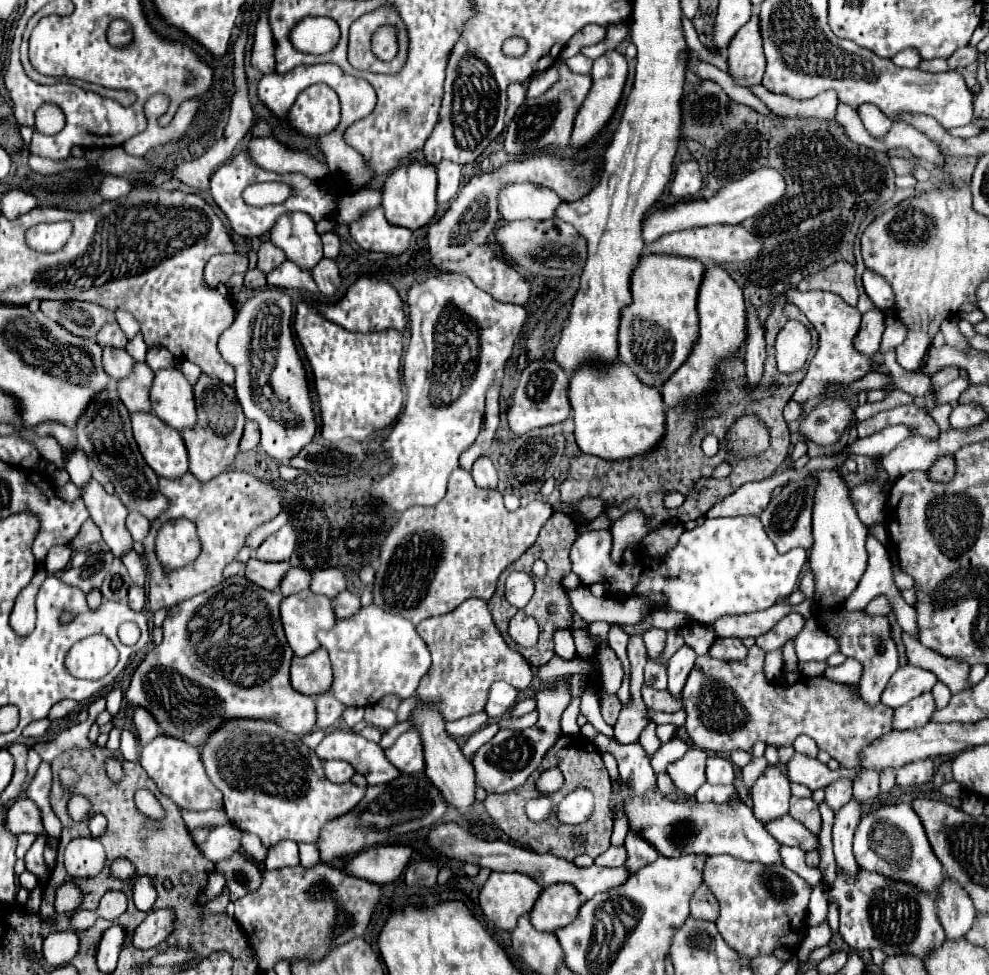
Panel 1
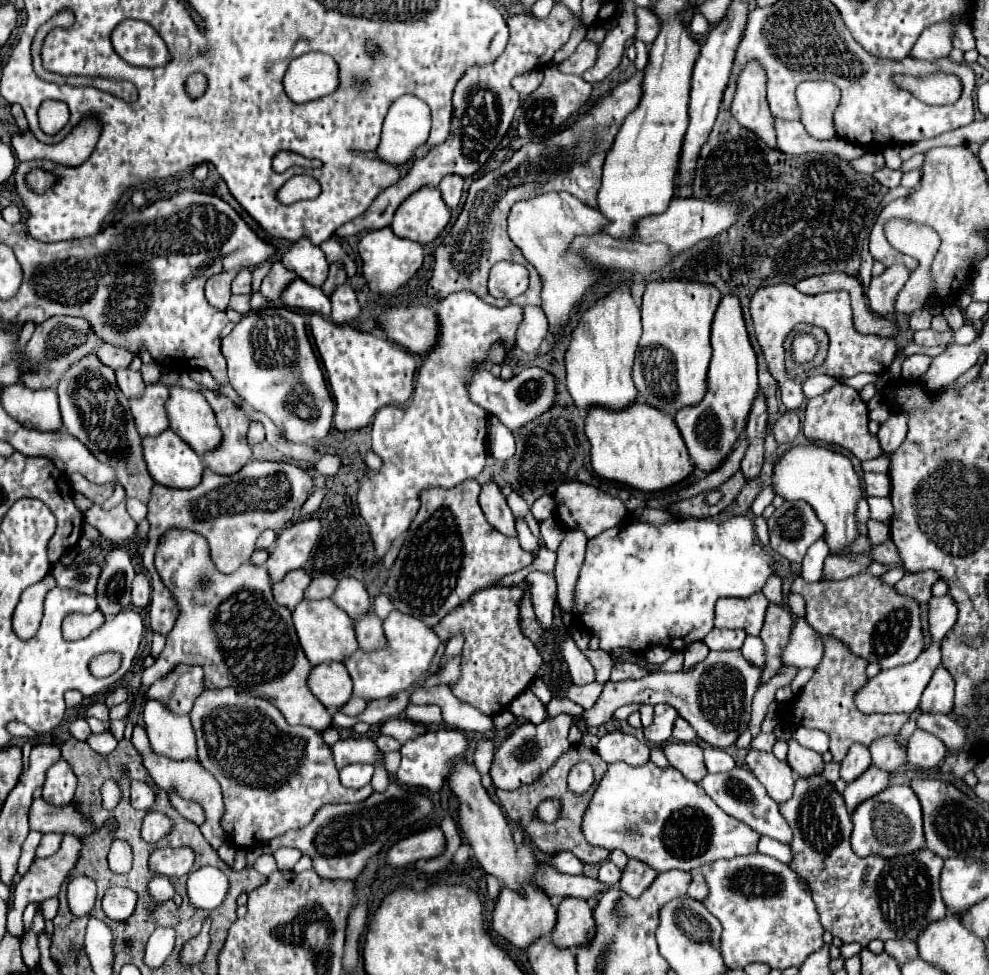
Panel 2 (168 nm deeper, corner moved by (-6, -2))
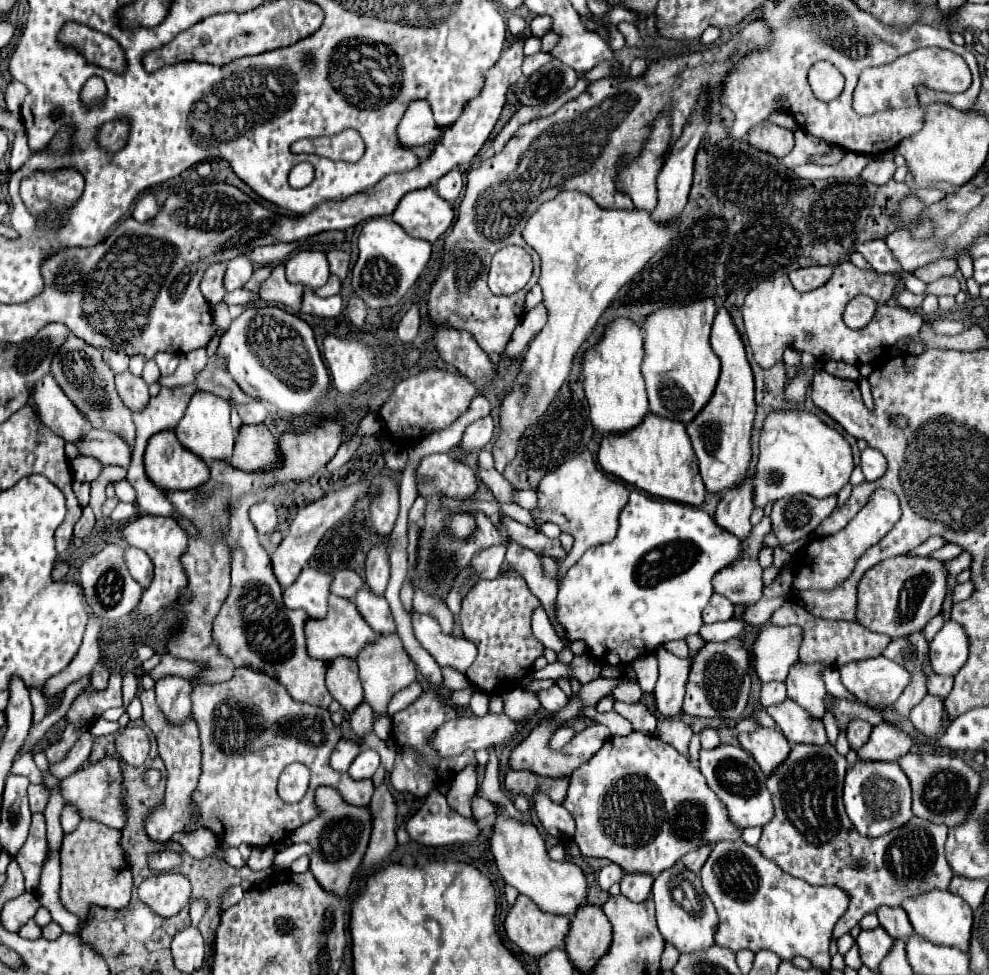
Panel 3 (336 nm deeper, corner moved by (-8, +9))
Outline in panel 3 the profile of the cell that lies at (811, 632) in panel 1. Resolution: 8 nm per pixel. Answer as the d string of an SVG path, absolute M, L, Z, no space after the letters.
M767 626L751 650L751 662L762 683L787 678L789 668L799 660L803 630L799 626Z

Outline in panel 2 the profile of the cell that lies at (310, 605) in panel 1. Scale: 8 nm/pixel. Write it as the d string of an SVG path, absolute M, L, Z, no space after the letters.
M331 599L301 601L293 611L293 623L299 635L299 643L311 665L319 665L327 661L343 663L349 655L353 655L359 649L351 617L345 611L341 611Z

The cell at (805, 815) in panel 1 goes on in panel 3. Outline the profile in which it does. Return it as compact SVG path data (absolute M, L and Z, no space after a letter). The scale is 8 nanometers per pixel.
M829 742L825 746L795 746L787 762L783 762L783 766L779 766L779 770L775 770L775 774L771 774L767 780L767 788L771 790L775 802L775 818L769 822L769 826L763 828L763 836L757 844L763 856L777 862L787 874L803 878L805 882L815 886L837 886L851 894L851 904L835 924L833 938L847 934L853 926L861 922L865 914L875 914L881 906L899 908L907 898L915 898L931 890L947 890L953 878L943 852L947 826L935 826L931 822L913 818L907 826L891 830L891 834L885 834L881 838L859 836L851 820L847 818L843 806L845 772L847 772L845 758L839 756L835 746L831 746Z

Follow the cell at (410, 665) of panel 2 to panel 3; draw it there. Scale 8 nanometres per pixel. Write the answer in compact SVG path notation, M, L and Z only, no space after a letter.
M411 612L411 622L415 638L439 662L439 666L453 666L465 672L473 664L477 656L475 644L465 638L453 638L449 634L443 634L435 616Z

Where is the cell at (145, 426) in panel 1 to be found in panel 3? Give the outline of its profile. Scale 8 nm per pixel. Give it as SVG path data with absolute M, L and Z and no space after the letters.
M163 430L151 436L147 450L145 450L145 470L147 470L147 476L155 482L155 486L161 488L163 492L191 490L195 486L201 486L209 478L207 462L203 458L195 458L191 450L183 448L183 444L177 440L173 430Z

